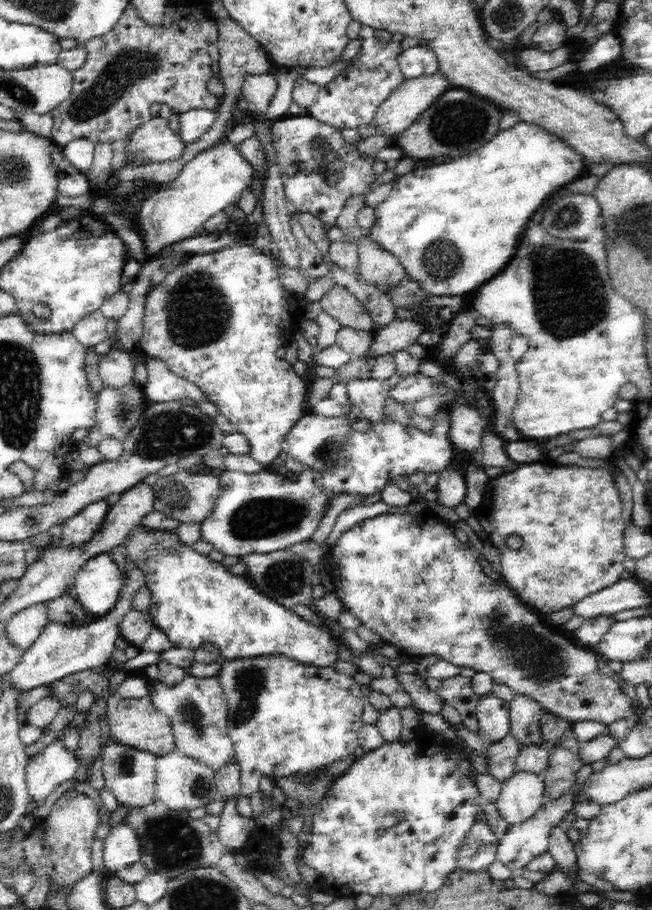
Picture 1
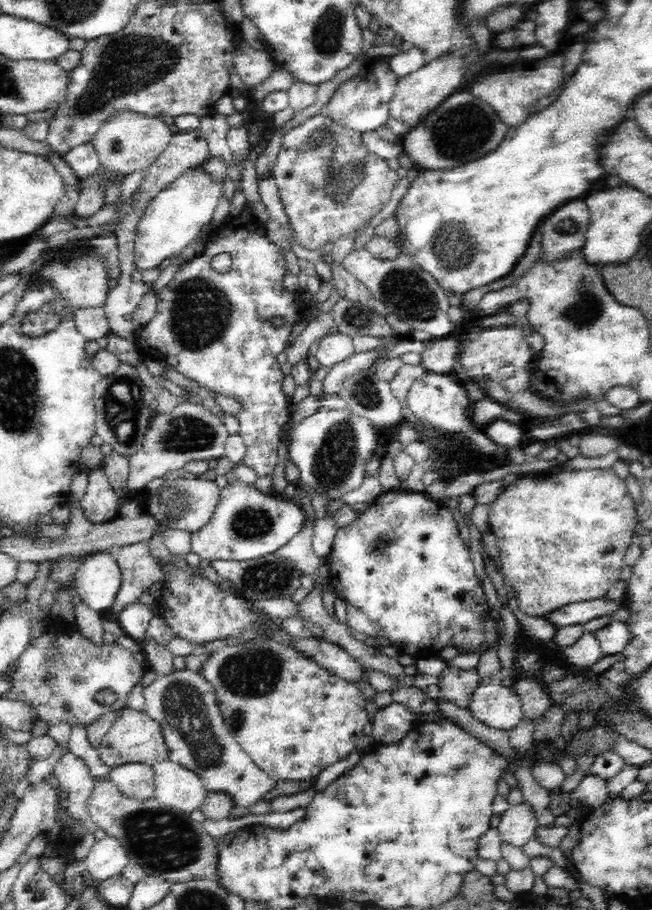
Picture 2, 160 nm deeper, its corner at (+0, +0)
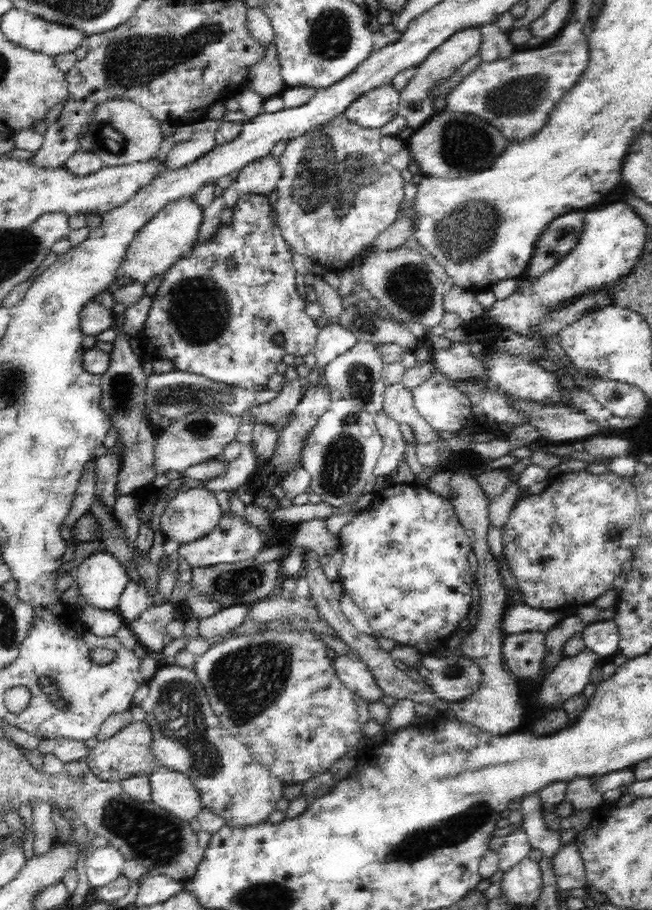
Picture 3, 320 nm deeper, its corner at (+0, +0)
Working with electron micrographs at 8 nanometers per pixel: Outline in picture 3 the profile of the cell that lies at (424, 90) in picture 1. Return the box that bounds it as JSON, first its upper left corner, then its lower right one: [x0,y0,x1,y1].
[397,25,482,130]

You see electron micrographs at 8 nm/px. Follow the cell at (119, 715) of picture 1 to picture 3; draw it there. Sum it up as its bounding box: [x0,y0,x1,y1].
[85,722,159,783]

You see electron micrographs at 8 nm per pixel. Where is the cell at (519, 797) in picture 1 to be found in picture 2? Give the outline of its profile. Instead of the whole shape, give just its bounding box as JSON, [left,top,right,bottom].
[497,801,537,850]

